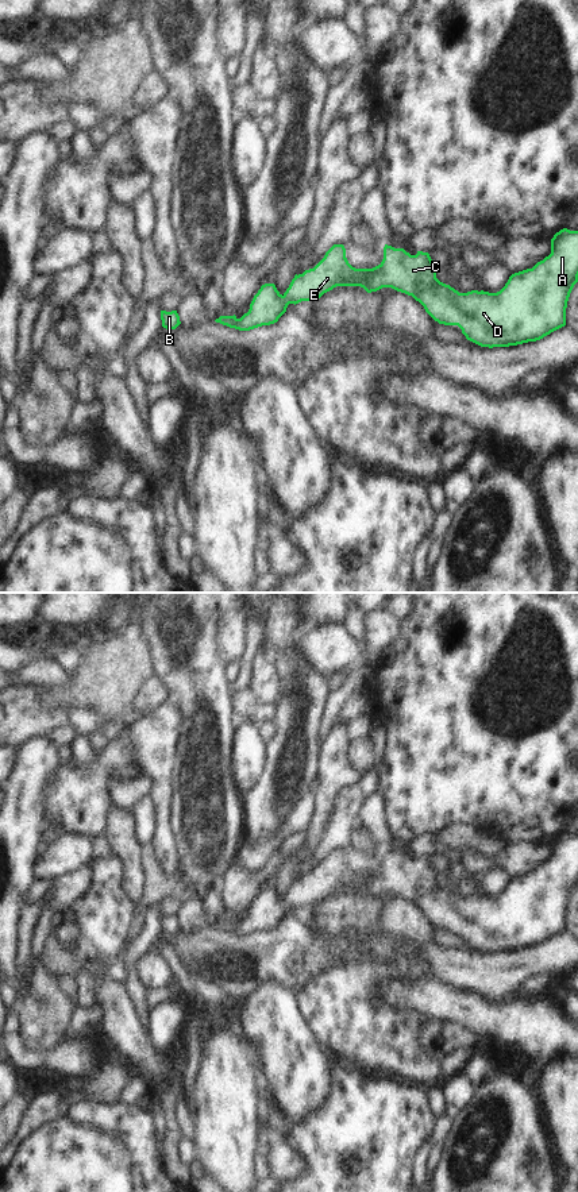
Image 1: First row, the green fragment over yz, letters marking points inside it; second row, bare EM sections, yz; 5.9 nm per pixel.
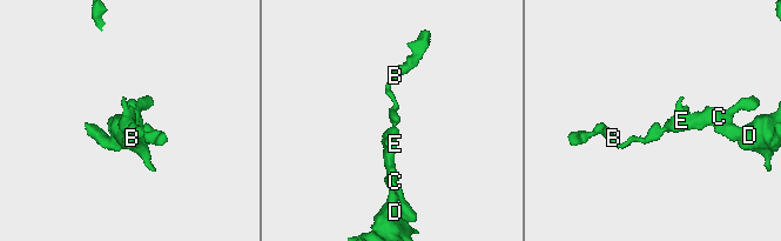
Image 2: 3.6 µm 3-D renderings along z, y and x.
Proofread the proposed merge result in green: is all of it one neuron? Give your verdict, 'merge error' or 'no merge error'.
no merge error

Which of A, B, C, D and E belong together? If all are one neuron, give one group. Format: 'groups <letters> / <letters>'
groups A B C D E

